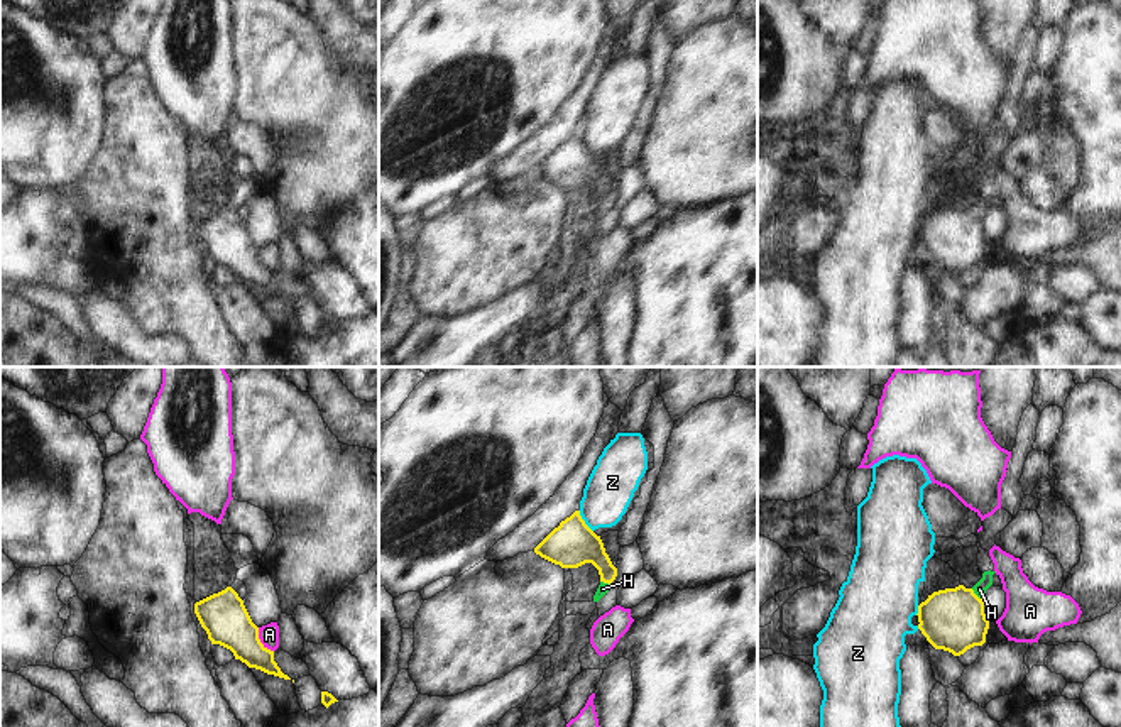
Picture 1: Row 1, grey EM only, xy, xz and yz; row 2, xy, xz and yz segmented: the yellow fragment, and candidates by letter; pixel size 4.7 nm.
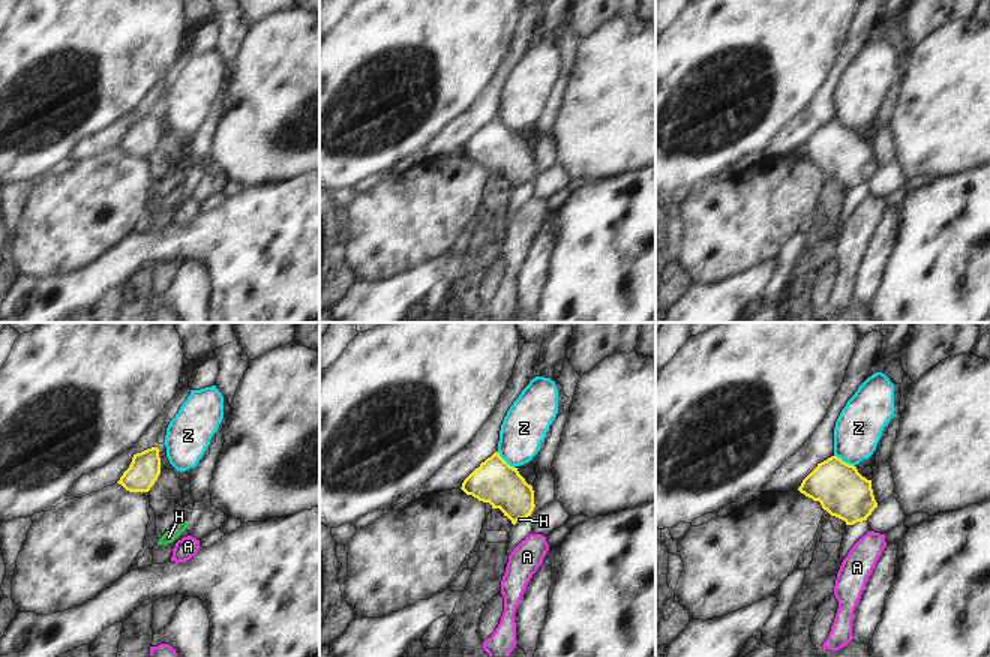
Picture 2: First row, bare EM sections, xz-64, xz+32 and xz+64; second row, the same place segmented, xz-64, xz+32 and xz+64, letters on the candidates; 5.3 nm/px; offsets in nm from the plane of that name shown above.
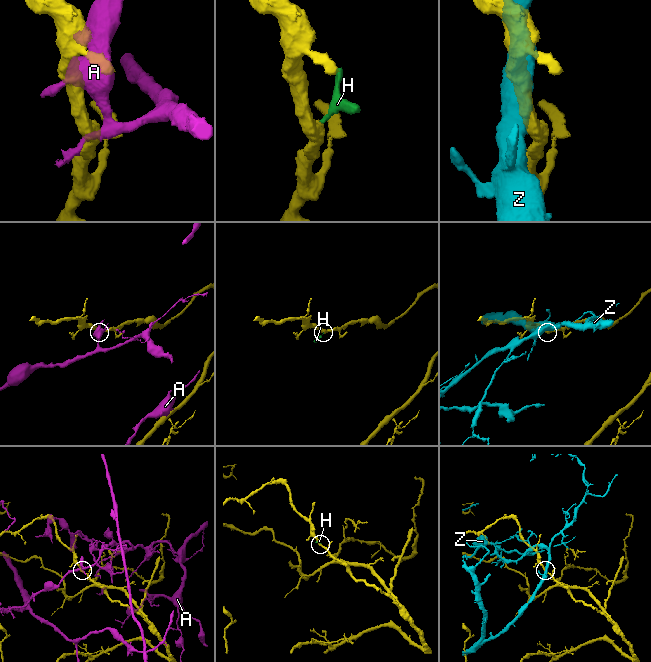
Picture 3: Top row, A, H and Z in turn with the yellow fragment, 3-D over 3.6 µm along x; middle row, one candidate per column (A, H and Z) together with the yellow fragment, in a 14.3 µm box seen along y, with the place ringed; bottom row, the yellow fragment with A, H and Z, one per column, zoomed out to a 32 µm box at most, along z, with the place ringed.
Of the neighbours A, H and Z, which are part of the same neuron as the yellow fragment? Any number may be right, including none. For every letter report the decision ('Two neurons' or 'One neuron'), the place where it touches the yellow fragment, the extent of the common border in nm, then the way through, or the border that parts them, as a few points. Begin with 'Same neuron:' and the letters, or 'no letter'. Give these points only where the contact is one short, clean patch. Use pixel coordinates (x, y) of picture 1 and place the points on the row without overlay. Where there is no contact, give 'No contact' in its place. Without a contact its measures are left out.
Same neuron: H
A: Two neurons. Touches yellow at xy (259, 262). Shared border 140 nm
H: One neuron. Touches yellow at yz (974, 215). Shared border 80 nm. Path across: yz (952, 240), (974, 215), (979, 210)
Z: Two neurons. Touches yellow at xz (584, 142). Shared border 120 nm. Boundary: xz (579, 132), (592, 153).

